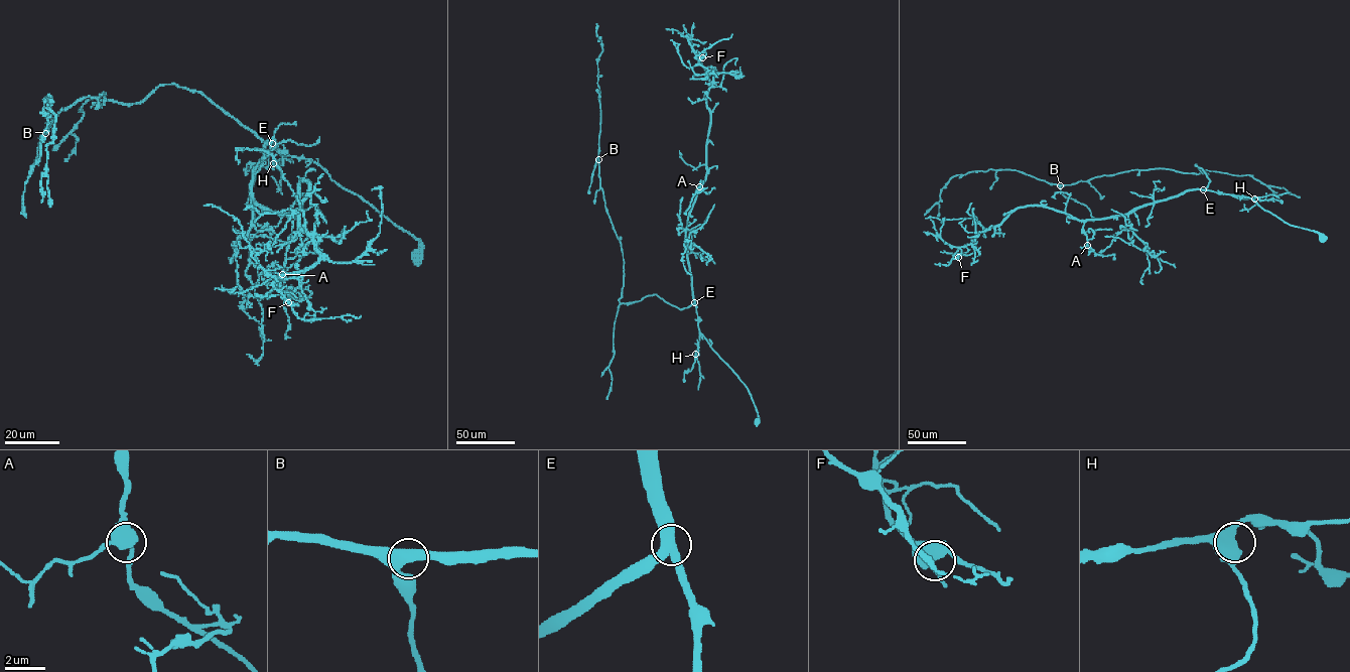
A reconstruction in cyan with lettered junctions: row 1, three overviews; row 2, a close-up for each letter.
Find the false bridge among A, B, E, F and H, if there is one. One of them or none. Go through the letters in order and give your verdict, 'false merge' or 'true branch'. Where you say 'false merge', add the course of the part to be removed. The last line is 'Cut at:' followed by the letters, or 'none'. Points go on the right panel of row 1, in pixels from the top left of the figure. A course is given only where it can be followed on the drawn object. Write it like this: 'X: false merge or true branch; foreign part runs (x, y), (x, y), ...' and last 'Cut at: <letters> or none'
A: true branch
B: true branch
E: true branch
F: true branch
H: true branch
Cut at: none

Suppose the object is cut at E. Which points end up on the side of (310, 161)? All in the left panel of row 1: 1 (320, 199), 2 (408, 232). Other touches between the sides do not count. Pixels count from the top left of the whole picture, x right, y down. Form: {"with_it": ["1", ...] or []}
{"with_it": ["2"]}

